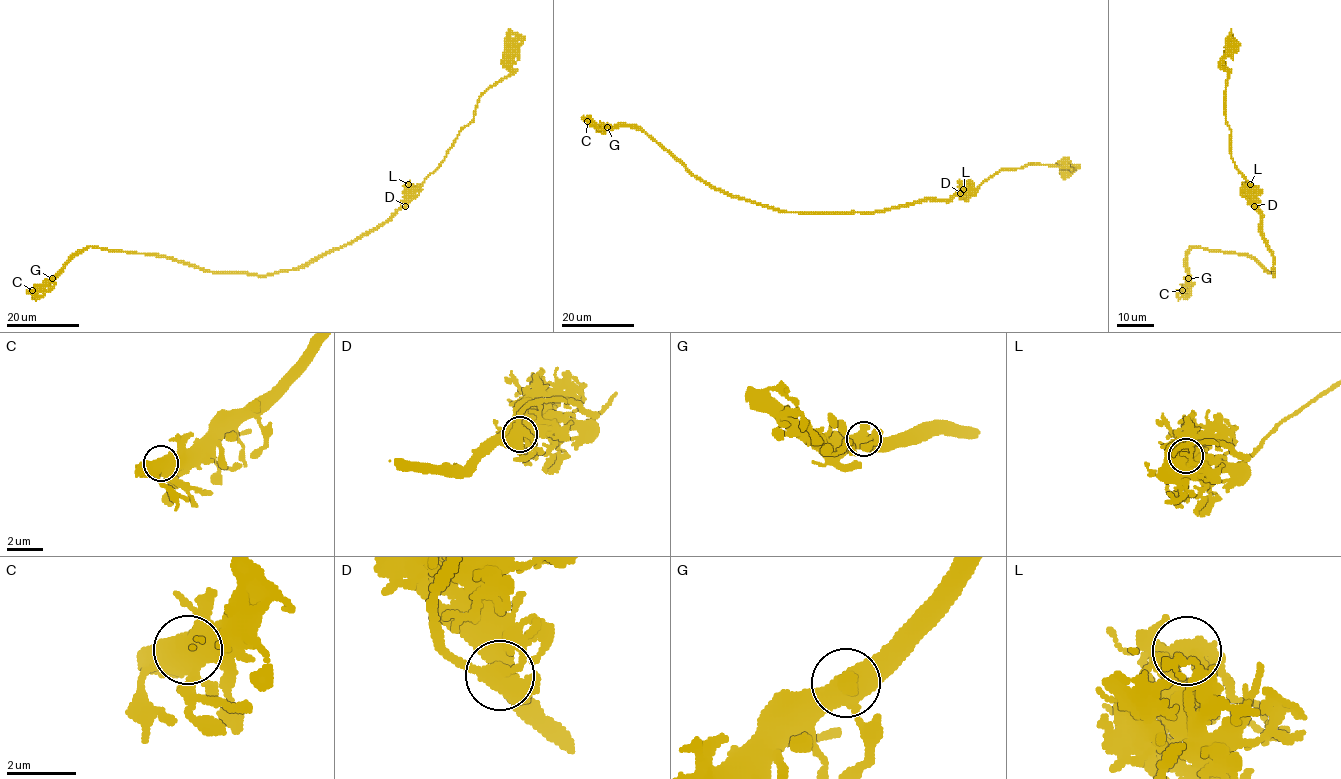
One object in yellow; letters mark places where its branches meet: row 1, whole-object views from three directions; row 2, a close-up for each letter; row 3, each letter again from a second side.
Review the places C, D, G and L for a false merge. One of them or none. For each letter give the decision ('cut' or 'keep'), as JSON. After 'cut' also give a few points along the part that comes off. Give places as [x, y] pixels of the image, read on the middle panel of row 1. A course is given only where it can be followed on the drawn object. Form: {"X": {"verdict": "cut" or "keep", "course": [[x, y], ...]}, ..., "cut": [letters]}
{"C": {"verdict": "keep"}, "D": {"verdict": "keep"}, "G": {"verdict": "keep"}, "L": {"verdict": "keep"}, "cut": []}

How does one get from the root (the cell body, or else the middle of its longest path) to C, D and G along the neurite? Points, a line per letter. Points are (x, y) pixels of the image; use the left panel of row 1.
C: (510, 45), (503, 64), (511, 72), (480, 96), (440, 165), (351, 242), (267, 275), (88, 246), (32, 290)
D: (510, 45), (509, 42), (503, 64), (511, 72), (480, 96), (474, 119), (460, 130), (443, 162), (406, 205)
G: (510, 45), (503, 64), (511, 72), (480, 96), (440, 165), (351, 242), (267, 275), (88, 246), (52, 278)

